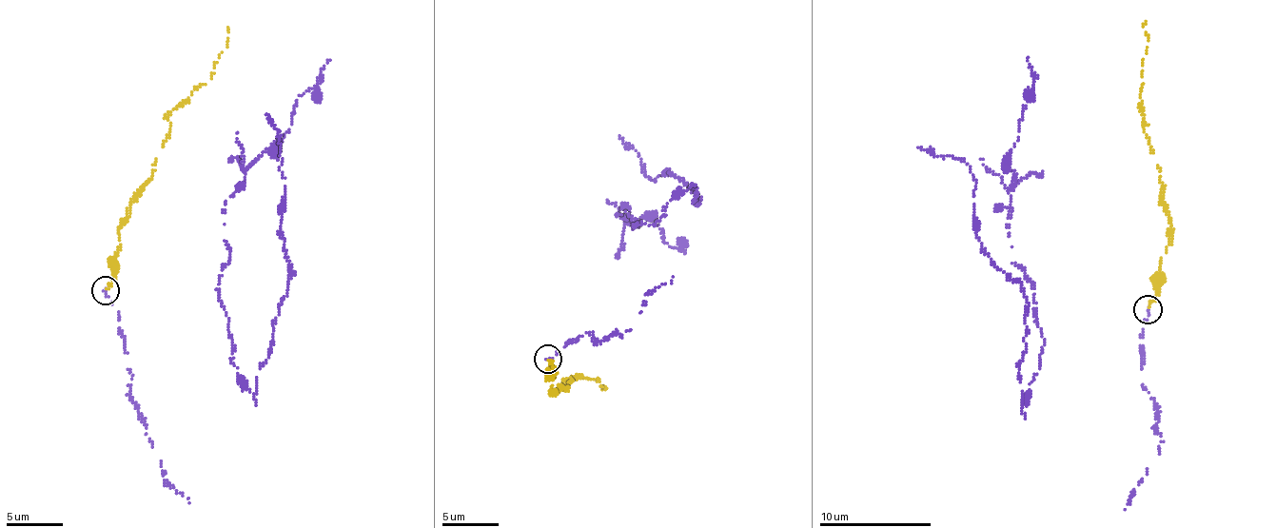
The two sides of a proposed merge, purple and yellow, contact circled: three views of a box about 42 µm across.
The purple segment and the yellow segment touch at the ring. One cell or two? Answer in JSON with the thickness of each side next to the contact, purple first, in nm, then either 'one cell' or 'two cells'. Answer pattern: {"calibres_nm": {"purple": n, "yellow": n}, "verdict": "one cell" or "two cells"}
{"calibres_nm": {"purple": 260, "yellow": 240}, "verdict": "two cells"}

